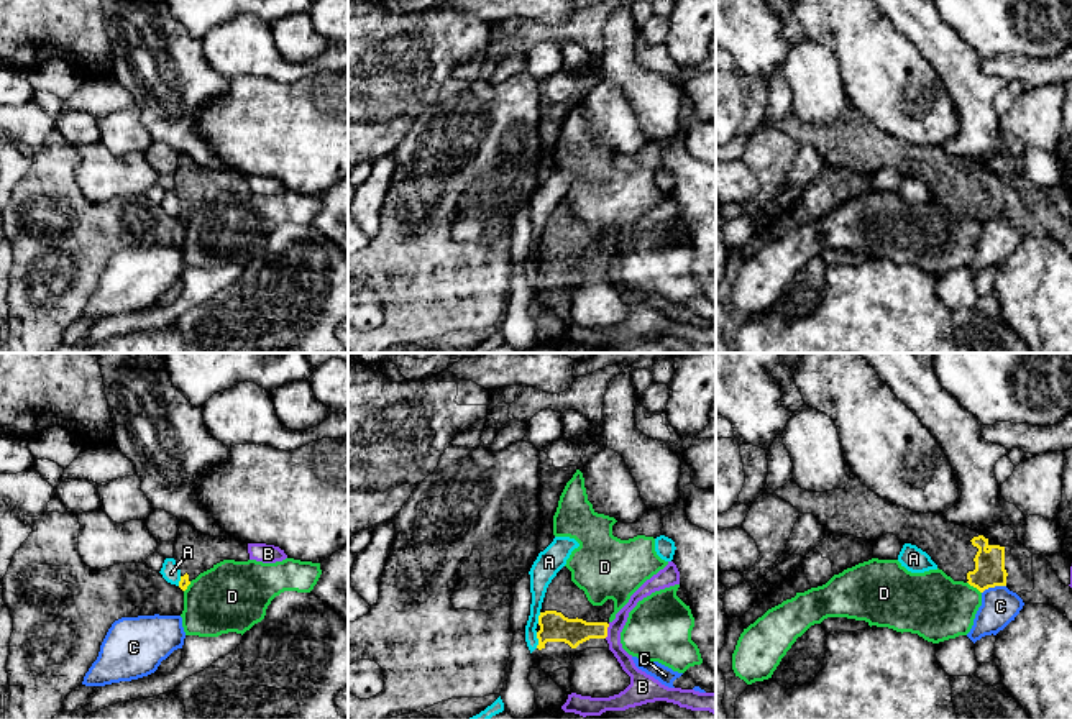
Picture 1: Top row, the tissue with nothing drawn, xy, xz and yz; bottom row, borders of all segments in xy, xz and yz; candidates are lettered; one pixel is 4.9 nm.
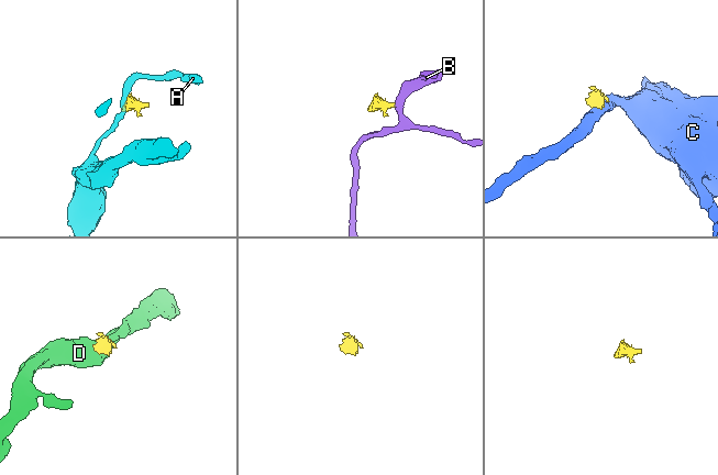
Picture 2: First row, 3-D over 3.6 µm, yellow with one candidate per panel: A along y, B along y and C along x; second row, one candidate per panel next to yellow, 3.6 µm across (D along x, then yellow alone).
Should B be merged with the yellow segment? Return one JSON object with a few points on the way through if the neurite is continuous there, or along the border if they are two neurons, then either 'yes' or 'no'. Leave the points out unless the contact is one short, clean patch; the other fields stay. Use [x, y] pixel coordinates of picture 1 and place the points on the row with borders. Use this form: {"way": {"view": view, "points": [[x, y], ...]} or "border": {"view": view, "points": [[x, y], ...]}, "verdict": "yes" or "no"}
{"border": {"view": "xz", "points": [[609, 624], [604, 637]]}, "verdict": "no"}

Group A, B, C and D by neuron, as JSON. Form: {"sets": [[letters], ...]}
{"sets": [["A"], ["B"], ["C"], ["D"]]}

